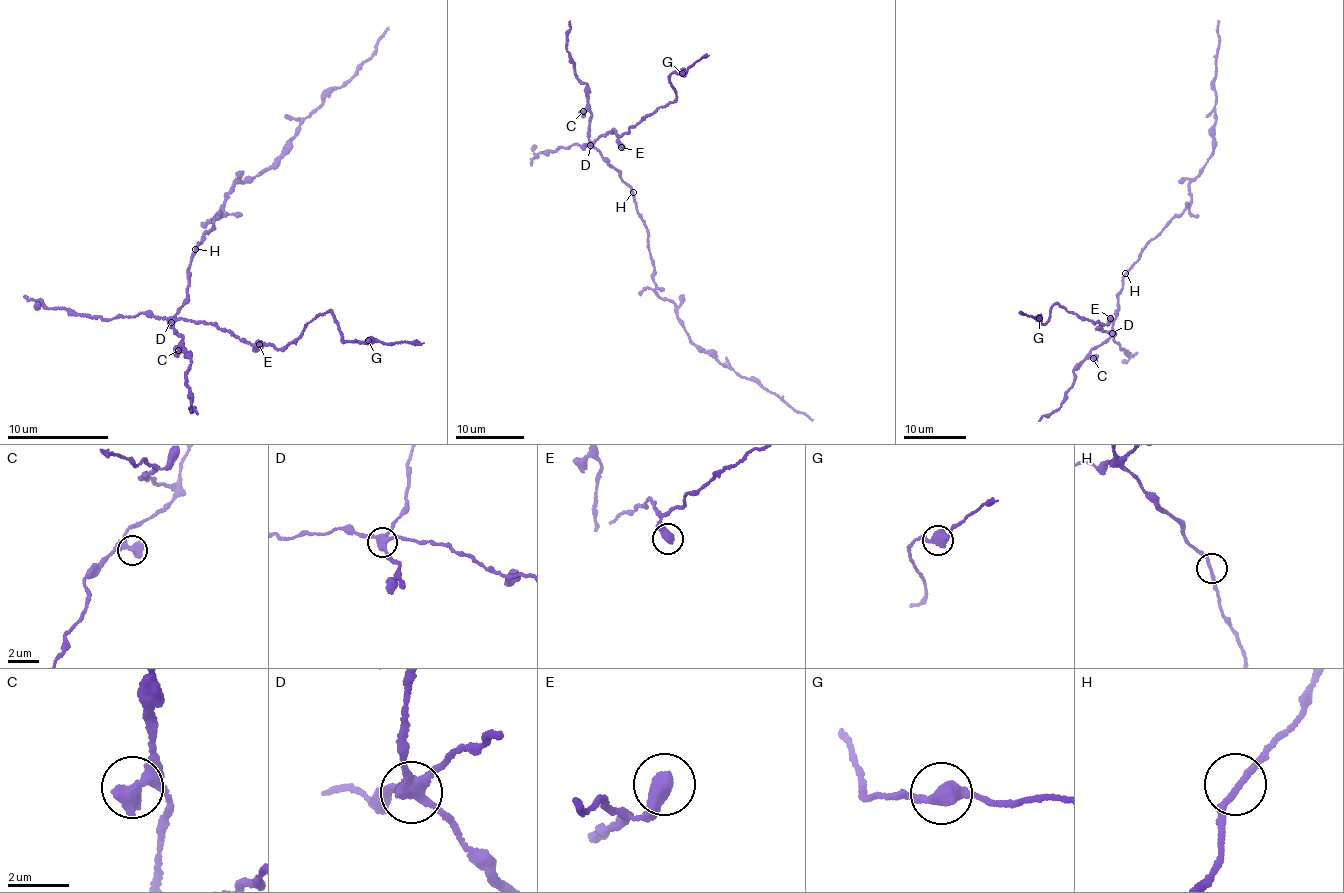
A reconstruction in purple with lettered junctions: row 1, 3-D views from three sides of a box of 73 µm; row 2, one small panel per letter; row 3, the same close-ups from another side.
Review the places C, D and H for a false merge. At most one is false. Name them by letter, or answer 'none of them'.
D

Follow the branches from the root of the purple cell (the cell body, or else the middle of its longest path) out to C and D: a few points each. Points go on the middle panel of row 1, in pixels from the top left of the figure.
C: (633, 193), (589, 142), (591, 114), (583, 111)
D: (633, 193), (618, 173), (590, 145)

